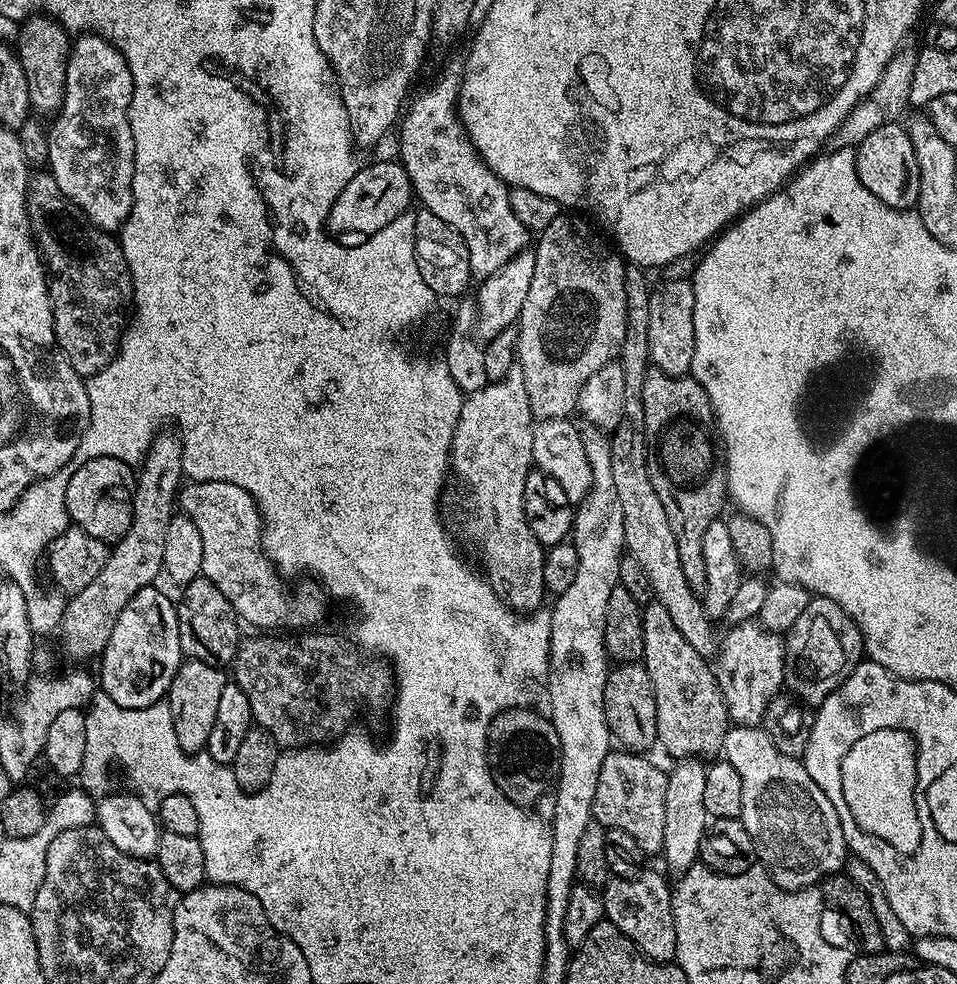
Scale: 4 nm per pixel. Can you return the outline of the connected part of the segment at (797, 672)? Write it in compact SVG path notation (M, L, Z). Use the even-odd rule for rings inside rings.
M813 595L806 610L783 637L784 688L797 701L818 706L856 669L864 652L864 639L856 623L834 602L825 596Z

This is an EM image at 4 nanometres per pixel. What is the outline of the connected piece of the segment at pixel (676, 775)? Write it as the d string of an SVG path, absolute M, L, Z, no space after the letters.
M696 758L681 760L675 766L676 769L671 769L668 772L668 786L664 795L664 851L662 860L665 860L676 871L676 874L684 874L697 863L700 843L710 823L708 811L702 802L708 769Z

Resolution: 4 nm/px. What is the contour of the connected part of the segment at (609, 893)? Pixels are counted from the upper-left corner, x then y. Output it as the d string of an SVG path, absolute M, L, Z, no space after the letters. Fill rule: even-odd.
M641 871L640 875L627 880L621 876L609 879L602 889L604 914L620 933L628 939L641 954L656 964L670 964L676 959L676 935L674 934L674 914L672 913L672 889L669 881L664 881L656 872Z

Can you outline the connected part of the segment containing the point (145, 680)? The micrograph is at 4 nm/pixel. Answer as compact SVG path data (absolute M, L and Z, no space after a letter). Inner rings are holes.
M149 586L138 590L138 594L126 602L122 614L118 614L118 622L114 622L114 630L110 630L110 642L106 642L98 657L99 687L123 708L145 708L165 699L170 682L182 663L176 606L158 589Z

